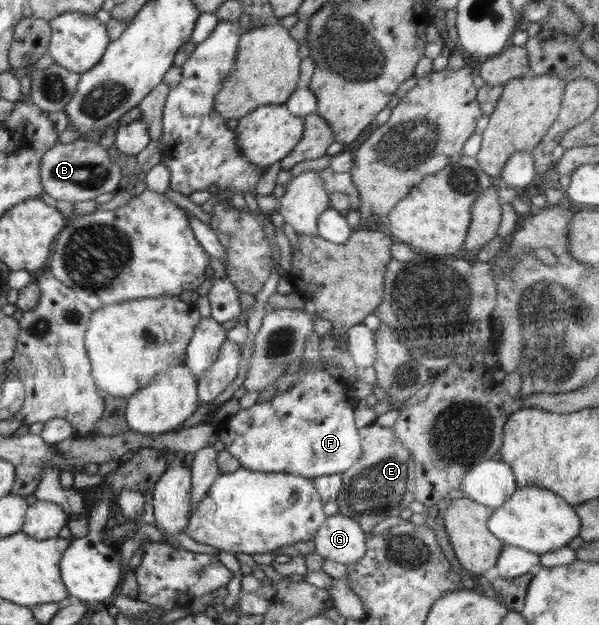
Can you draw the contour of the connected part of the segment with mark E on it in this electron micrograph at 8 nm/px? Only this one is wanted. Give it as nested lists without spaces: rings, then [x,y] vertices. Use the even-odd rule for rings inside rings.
[[[372,423],[359,429],[362,456],[341,473],[342,484],[336,502],[339,513],[356,520],[369,534],[374,526],[388,516],[397,516],[414,500],[415,462],[410,451],[399,441],[392,427]]]

